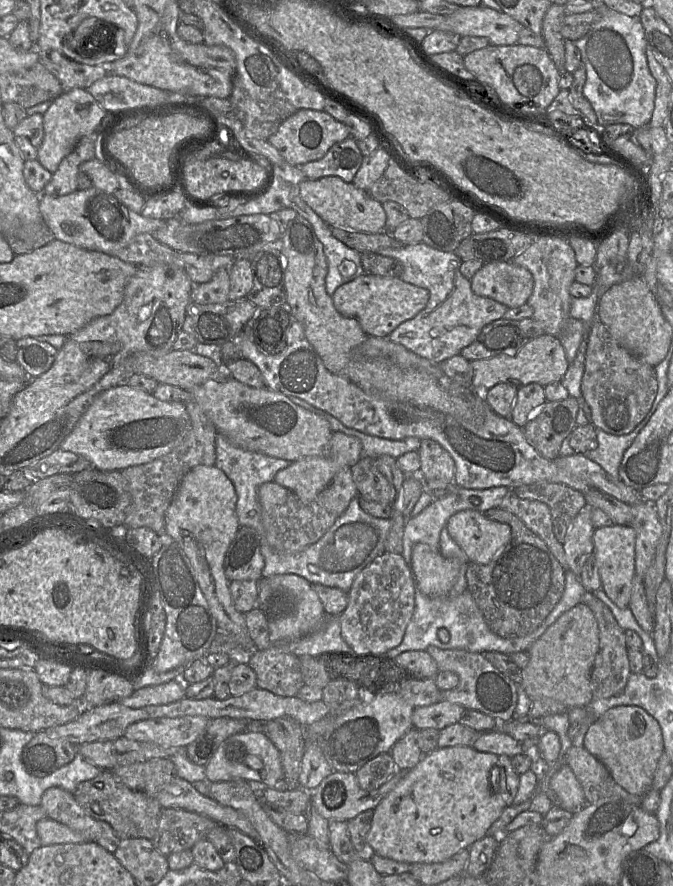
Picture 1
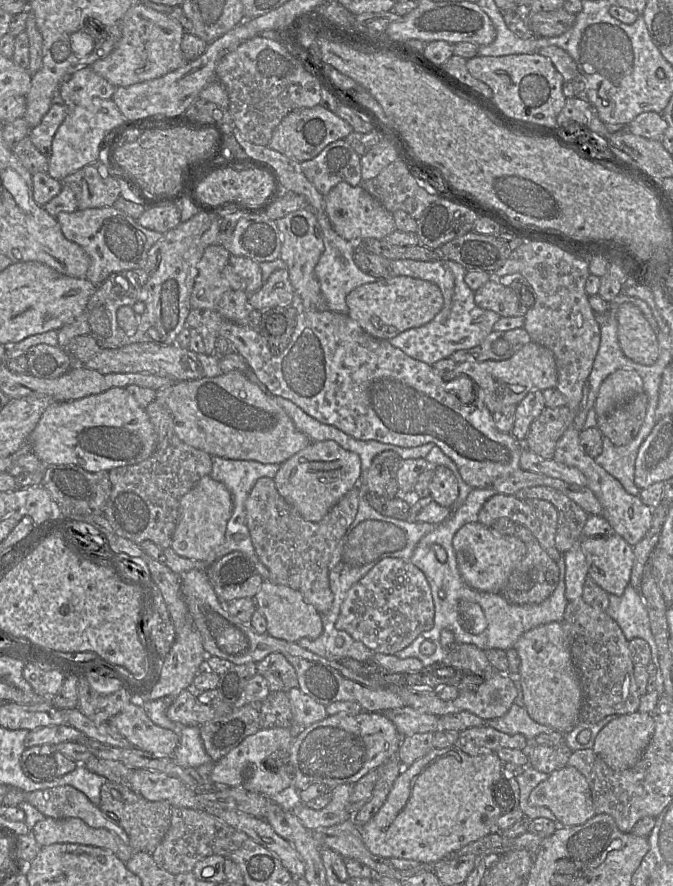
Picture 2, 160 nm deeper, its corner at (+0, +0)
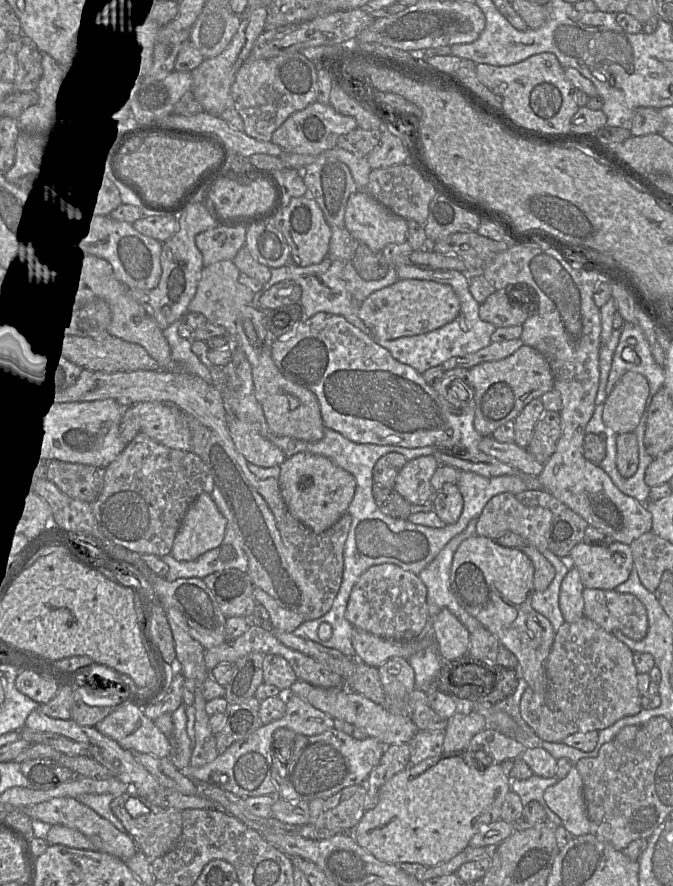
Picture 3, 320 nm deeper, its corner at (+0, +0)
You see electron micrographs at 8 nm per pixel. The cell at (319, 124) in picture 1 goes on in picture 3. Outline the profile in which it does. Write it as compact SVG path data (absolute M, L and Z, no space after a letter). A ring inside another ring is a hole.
M315 101L288 117L273 132L271 141L281 147L284 153L319 156L337 147L338 138L356 128L357 122L353 117L338 113L330 104L324 105Z

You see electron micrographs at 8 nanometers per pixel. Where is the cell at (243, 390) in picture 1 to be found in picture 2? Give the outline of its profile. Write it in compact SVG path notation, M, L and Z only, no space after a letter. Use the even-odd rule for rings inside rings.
M239 353L224 356L219 360L219 367L223 373L219 376L175 382L156 392L155 399L172 415L174 431L180 440L211 456L231 460L253 460L263 464L282 464L311 443L311 440L295 427L288 414L246 377L245 373L250 368Z

